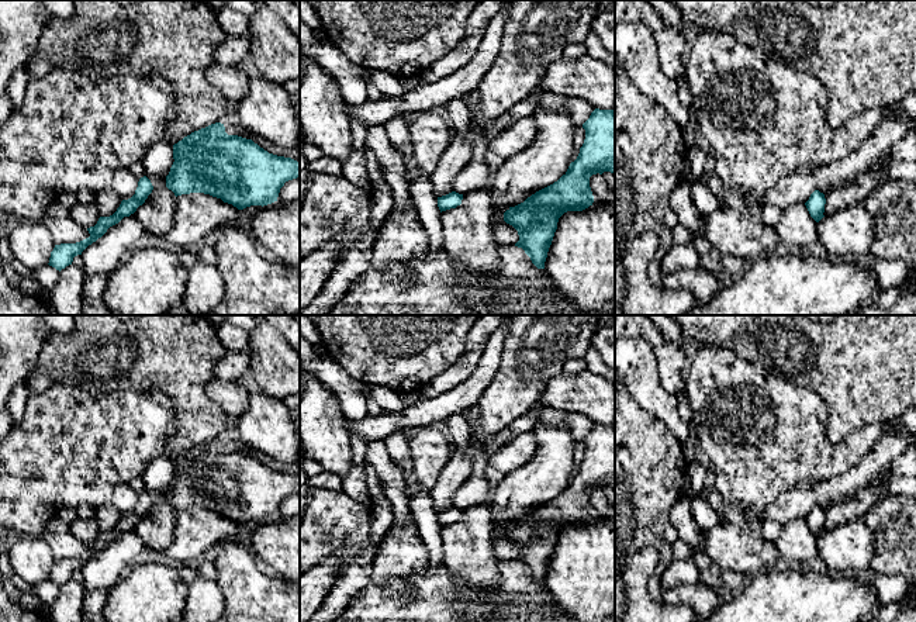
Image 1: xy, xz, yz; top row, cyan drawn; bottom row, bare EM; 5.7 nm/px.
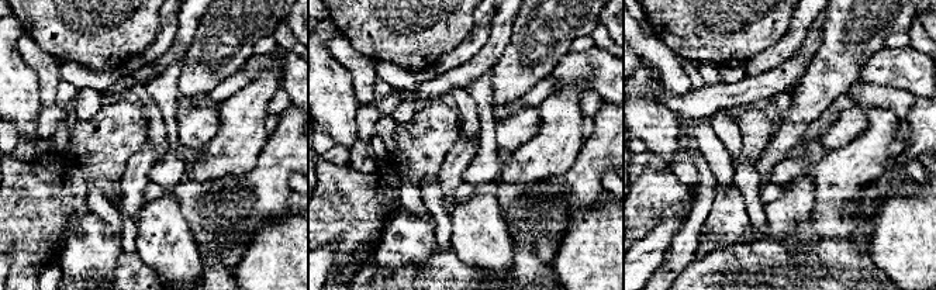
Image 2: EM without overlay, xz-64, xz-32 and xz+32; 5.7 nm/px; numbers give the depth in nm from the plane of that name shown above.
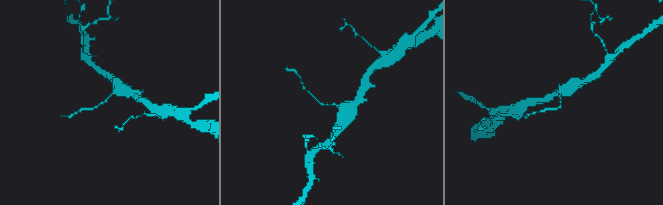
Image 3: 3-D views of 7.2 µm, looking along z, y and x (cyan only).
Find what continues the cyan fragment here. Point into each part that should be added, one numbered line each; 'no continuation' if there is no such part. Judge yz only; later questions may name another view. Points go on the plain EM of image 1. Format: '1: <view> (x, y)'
no continuation

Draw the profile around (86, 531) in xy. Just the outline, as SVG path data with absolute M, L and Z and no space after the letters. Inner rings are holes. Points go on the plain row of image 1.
M77 518L70 525L70 533L84 543L94 542L100 533L100 525L96 518L83 519Z

